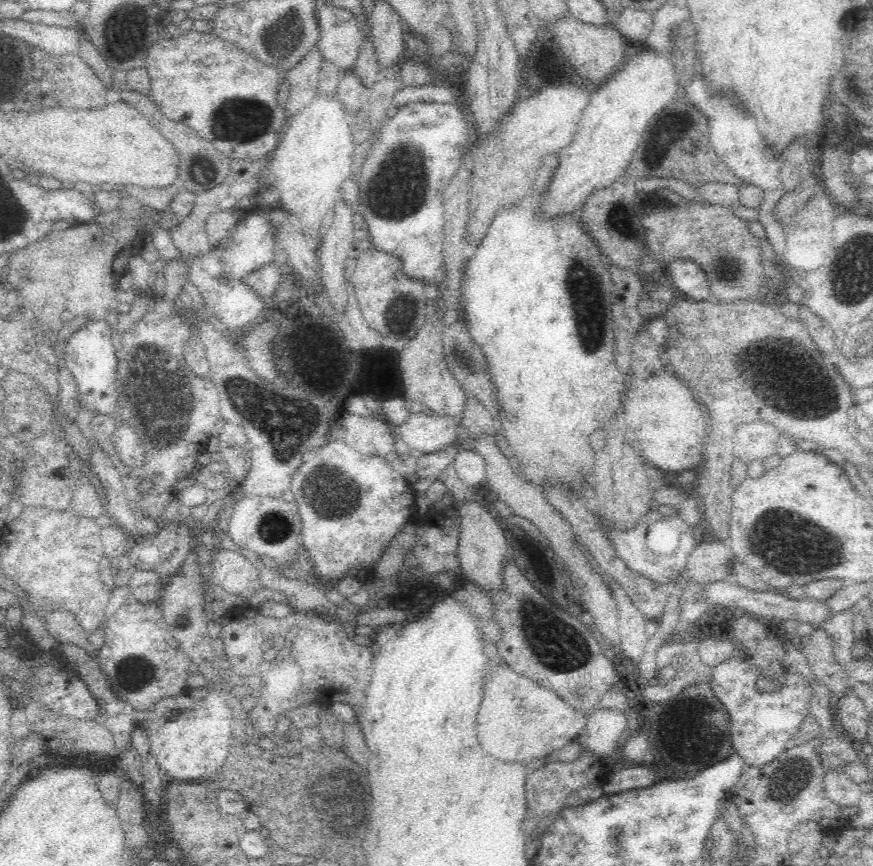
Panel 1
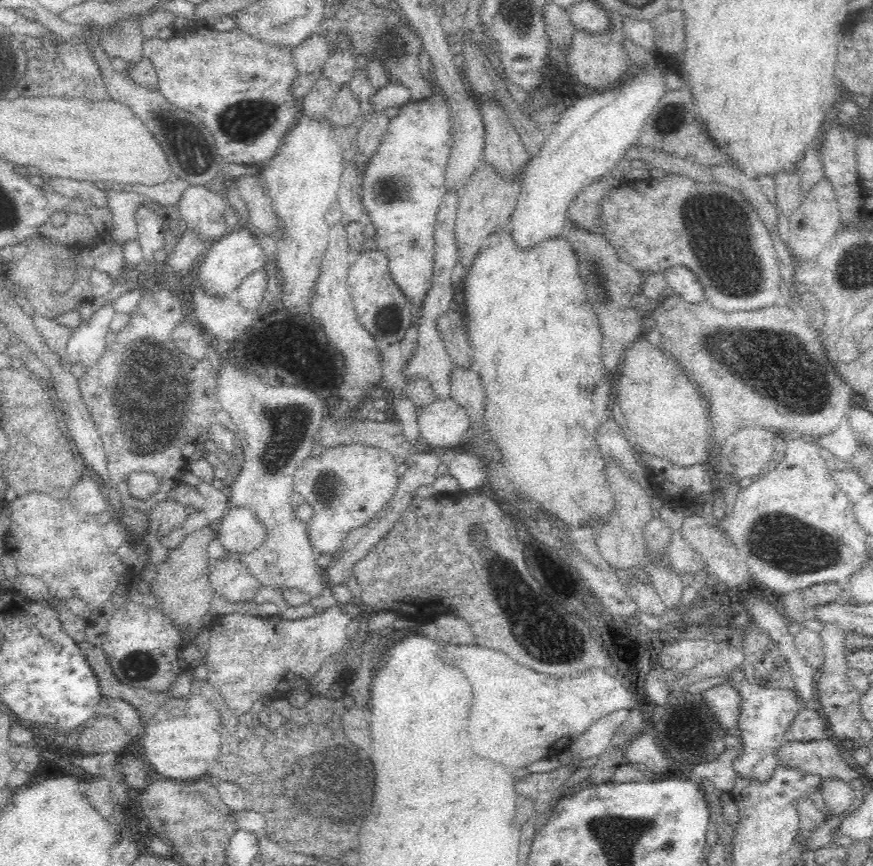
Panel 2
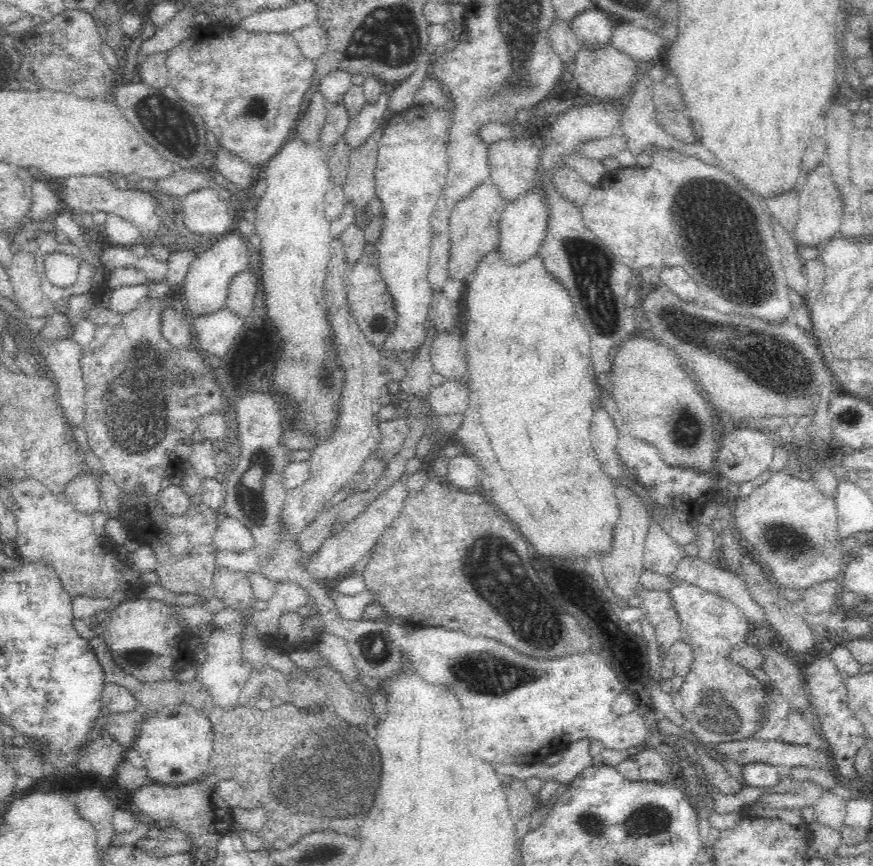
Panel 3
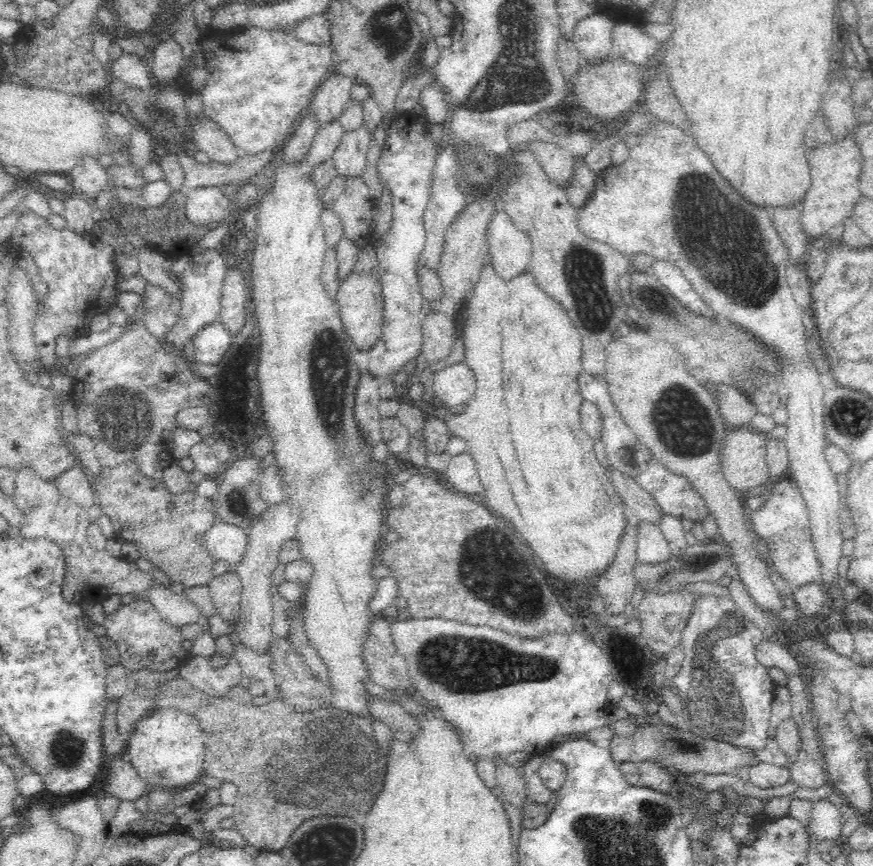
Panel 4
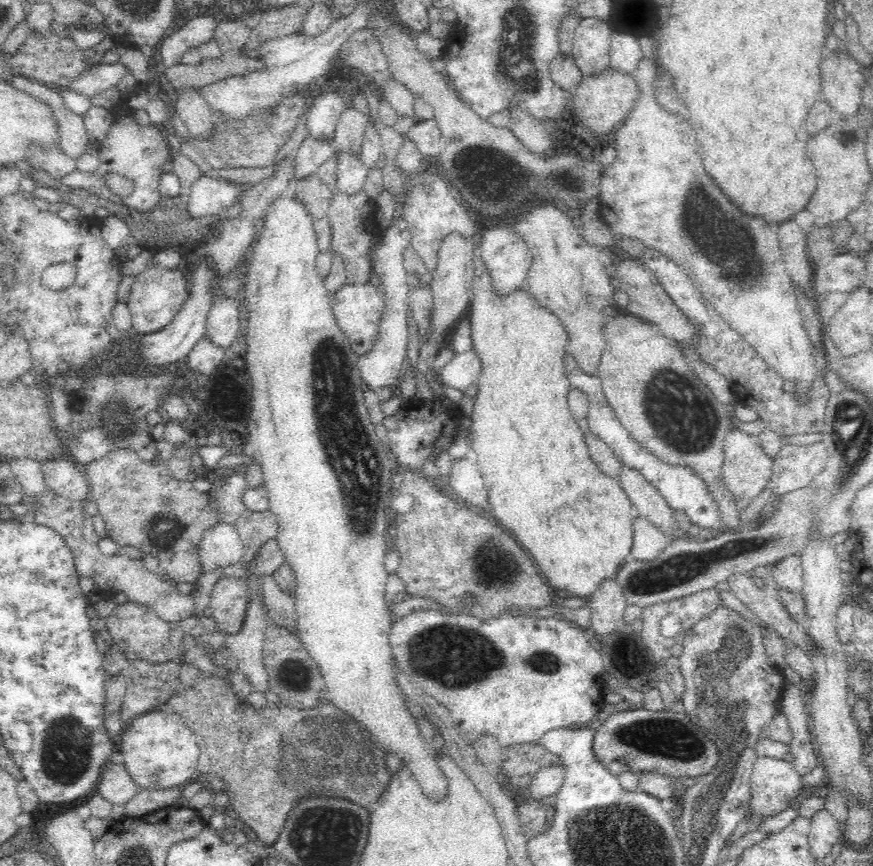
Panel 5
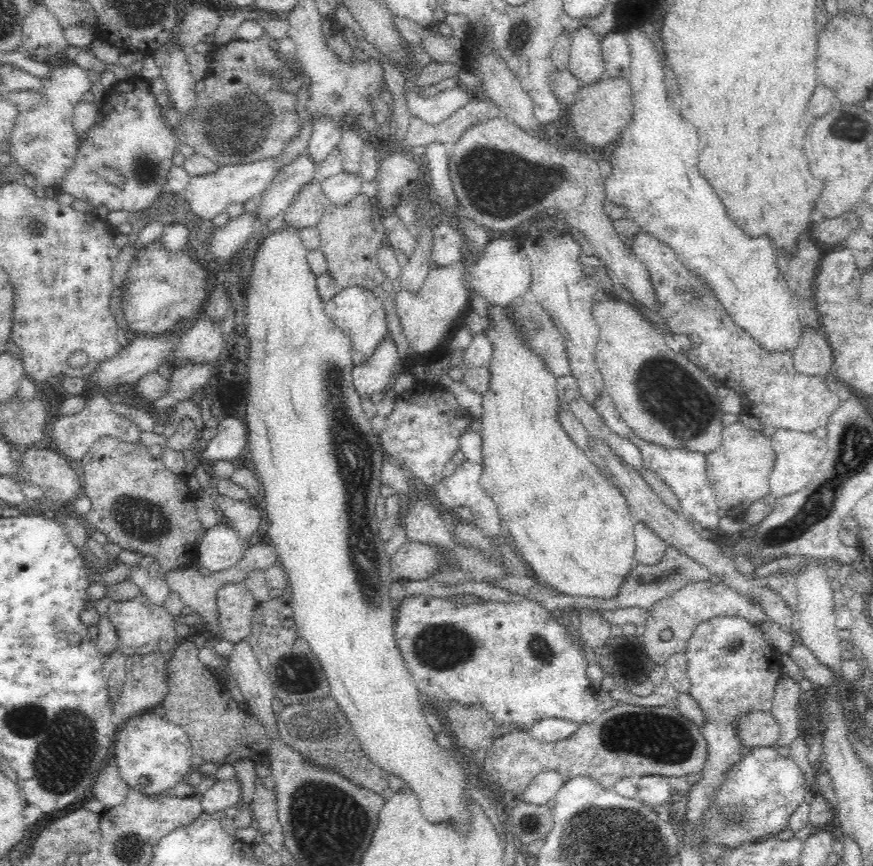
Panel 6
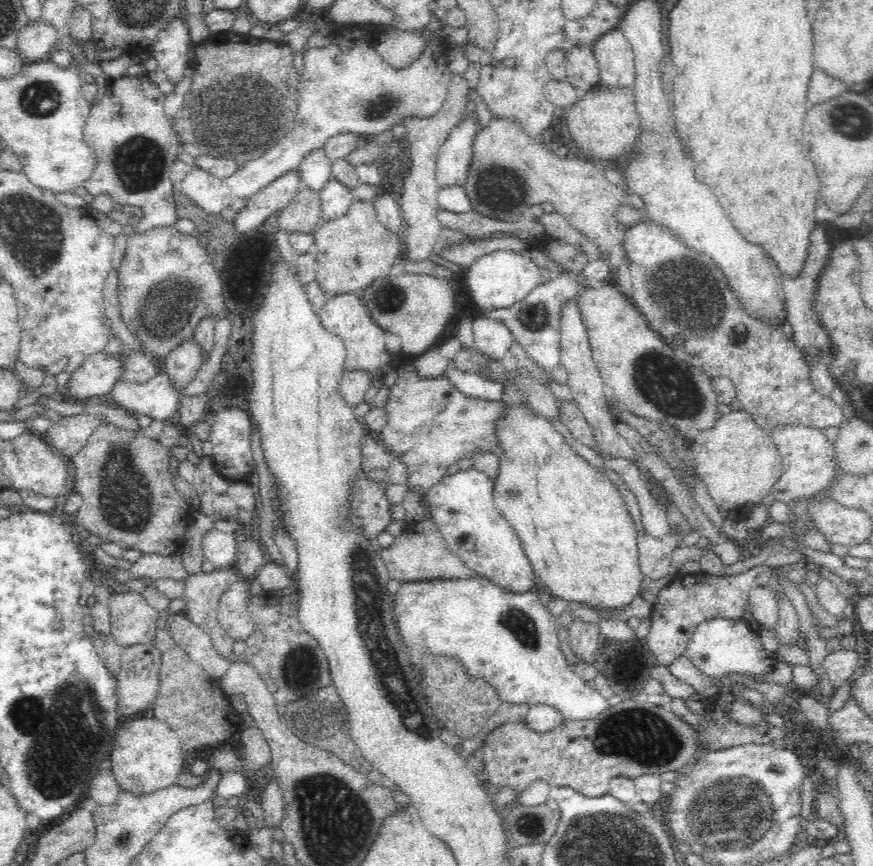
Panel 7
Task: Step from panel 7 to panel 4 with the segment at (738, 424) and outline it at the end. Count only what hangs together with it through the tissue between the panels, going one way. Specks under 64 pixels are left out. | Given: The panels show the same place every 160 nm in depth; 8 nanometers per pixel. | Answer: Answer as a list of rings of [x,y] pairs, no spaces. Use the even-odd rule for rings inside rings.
[[[730,427],[723,438],[721,467],[728,484],[742,498],[746,490],[765,484],[769,477],[765,458],[767,440],[765,435],[758,440],[756,432],[748,432],[748,427]]]

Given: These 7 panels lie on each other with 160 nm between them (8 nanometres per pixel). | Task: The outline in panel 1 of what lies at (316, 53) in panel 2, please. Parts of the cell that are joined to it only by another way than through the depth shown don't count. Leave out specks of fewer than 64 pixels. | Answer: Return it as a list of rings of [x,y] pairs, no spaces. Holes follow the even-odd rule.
[[[315,47],[293,70],[288,72],[290,92],[285,103],[286,120],[318,95],[318,76],[325,61],[322,48]]]

